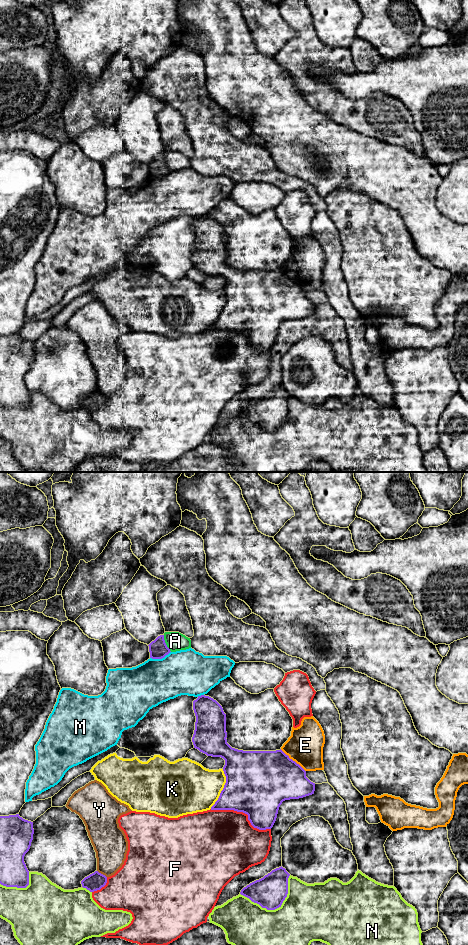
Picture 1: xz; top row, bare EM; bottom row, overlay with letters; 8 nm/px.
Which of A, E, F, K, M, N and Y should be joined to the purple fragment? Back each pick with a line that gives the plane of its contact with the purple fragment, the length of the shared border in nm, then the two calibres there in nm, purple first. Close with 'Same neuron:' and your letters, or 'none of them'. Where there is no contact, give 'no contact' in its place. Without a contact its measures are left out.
Same neuron: none of them

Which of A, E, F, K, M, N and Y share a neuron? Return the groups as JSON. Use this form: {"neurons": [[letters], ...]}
{"neurons": [["A"], ["E"], ["F"], ["K"], ["M"], ["N"], ["Y"]]}

